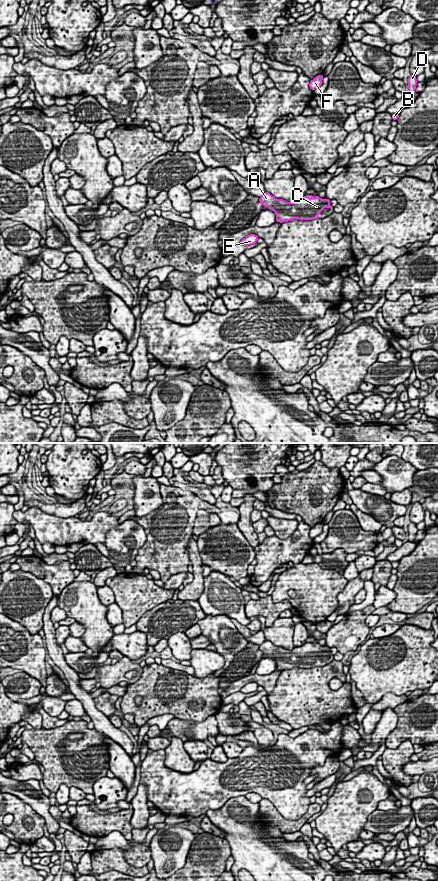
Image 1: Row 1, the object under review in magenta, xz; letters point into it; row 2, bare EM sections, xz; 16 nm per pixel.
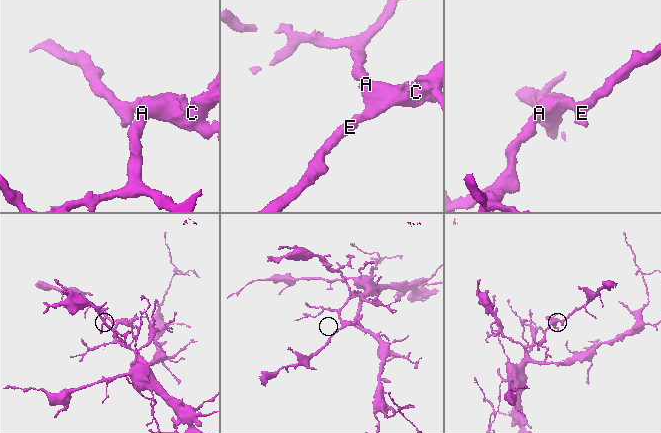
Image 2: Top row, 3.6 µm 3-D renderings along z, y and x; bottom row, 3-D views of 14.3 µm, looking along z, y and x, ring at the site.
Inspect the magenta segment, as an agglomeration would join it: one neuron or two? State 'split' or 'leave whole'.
leave whole

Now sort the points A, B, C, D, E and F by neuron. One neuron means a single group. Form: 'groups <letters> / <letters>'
groups A B C D E F

